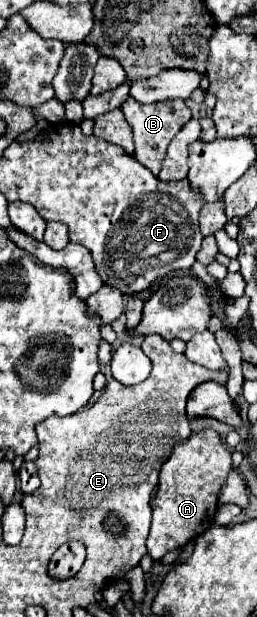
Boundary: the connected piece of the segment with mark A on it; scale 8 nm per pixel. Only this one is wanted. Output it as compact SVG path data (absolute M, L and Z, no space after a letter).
M213 428L191 432L191 436L175 444L169 460L163 464L153 500L151 540L147 540L147 554L161 560L165 554L183 548L193 538L201 536L213 526L219 506L219 492L231 470L231 452L225 448L221 436Z

